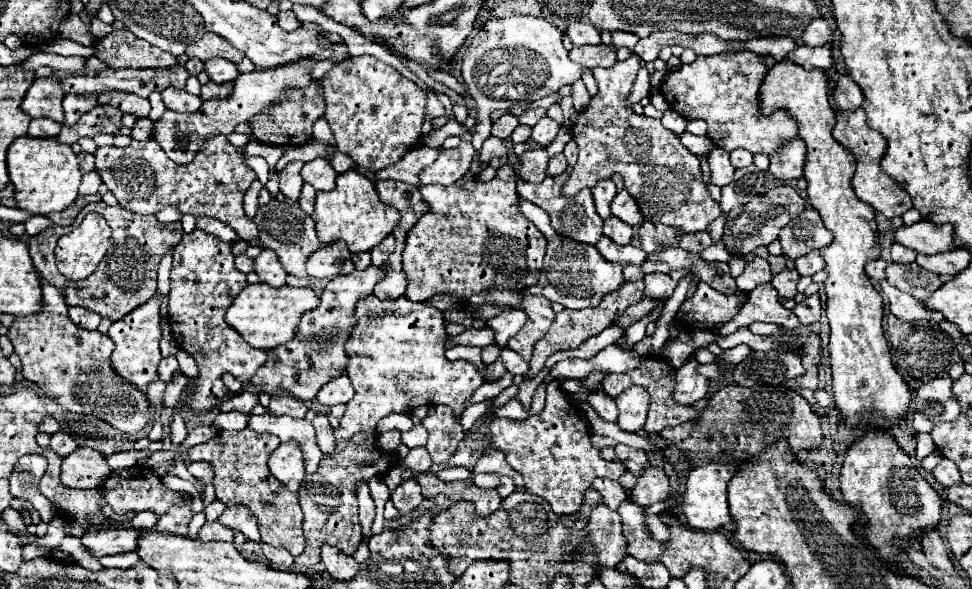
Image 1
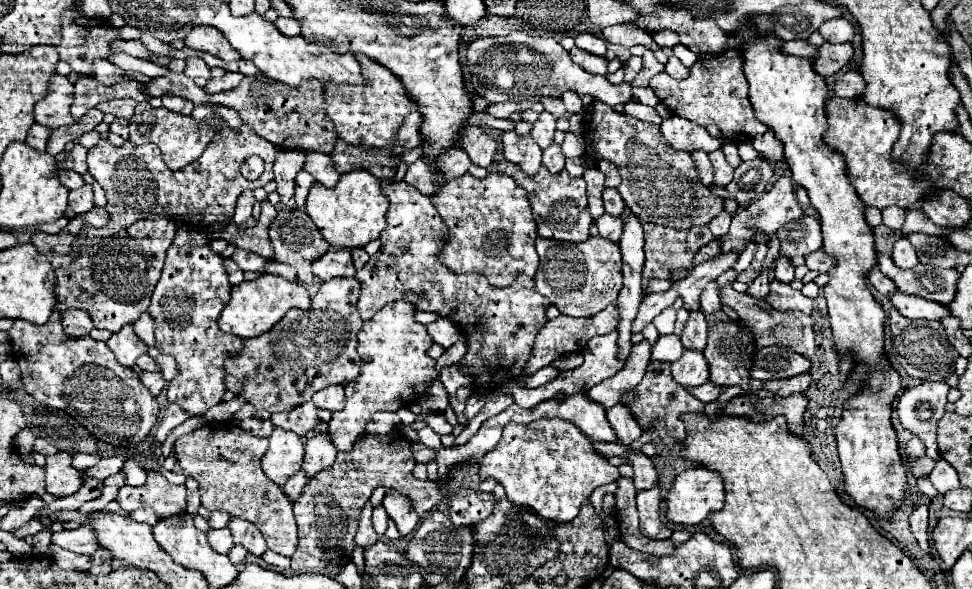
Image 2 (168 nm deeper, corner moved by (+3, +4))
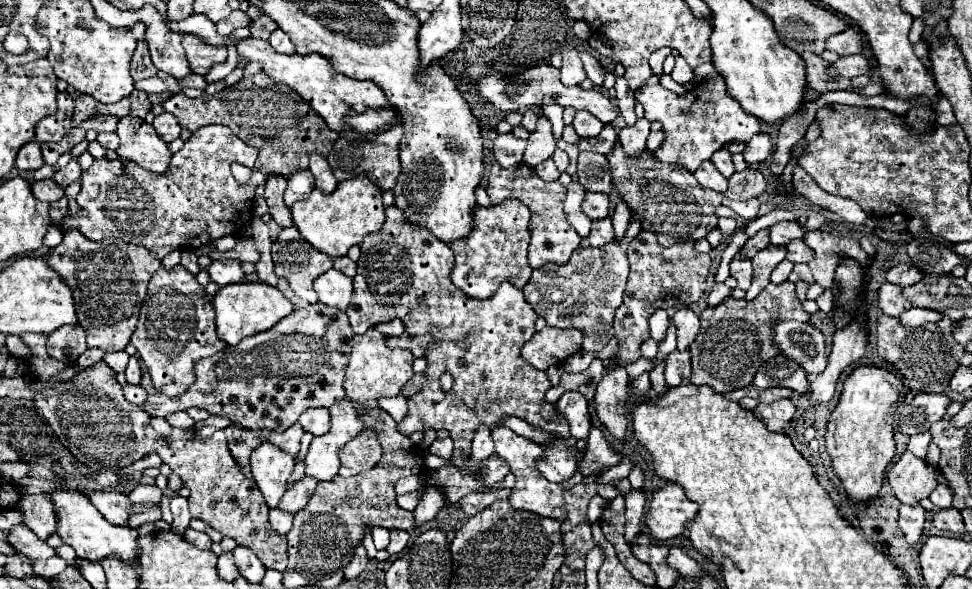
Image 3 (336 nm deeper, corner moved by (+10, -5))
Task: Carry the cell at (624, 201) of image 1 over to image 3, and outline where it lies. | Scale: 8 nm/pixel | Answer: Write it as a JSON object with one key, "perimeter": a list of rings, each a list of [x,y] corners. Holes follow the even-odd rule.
{"perimeter":[[[587,193],[583,201],[583,213],[589,219],[603,219],[609,215],[609,197],[605,193]]]}

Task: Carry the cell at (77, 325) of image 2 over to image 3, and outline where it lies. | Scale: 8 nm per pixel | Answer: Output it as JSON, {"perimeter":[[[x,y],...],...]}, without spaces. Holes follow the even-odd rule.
{"perimeter":[[[79,323],[63,325],[47,337],[47,353],[59,361],[75,361],[85,349],[85,329]]]}

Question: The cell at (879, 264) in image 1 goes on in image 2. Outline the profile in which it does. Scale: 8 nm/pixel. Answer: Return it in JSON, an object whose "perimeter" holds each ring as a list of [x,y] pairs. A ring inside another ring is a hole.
{"perimeter":[[[874,268],[870,274],[868,274],[868,278],[870,278],[870,284],[880,292],[880,294],[884,294],[884,296],[890,296],[890,294],[894,294],[898,288],[896,288],[896,284],[888,278],[888,276],[884,276],[878,268]]]}

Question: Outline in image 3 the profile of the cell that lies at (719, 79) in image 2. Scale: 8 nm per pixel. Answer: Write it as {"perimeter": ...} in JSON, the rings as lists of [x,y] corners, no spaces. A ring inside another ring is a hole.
{"perimeter":[[[721,75],[698,83],[687,93],[677,95],[661,85],[645,85],[635,91],[635,99],[645,107],[649,121],[659,121],[667,133],[663,147],[657,151],[657,159],[695,171],[703,161],[731,141],[749,141],[761,133],[759,121],[745,113],[741,105],[727,93],[725,80]]]}

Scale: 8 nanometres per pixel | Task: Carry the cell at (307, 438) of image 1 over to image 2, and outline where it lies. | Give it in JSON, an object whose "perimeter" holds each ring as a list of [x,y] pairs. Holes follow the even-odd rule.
{"perimeter":[[[300,470],[298,474],[294,474],[294,476],[286,482],[284,492],[286,492],[286,496],[288,496],[292,502],[296,502],[296,500],[300,498],[300,494],[304,492],[304,486],[306,486],[306,474],[304,474],[304,470]]]}

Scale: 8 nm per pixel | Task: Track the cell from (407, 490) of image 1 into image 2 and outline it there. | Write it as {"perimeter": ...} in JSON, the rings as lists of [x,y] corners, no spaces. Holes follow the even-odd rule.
{"perimeter":[[[390,492],[384,496],[384,510],[388,512],[390,520],[394,520],[398,532],[402,536],[408,536],[410,532],[414,532],[414,528],[418,526],[418,514],[414,512],[412,504],[410,504],[410,498],[404,498],[402,494],[398,492]]]}

